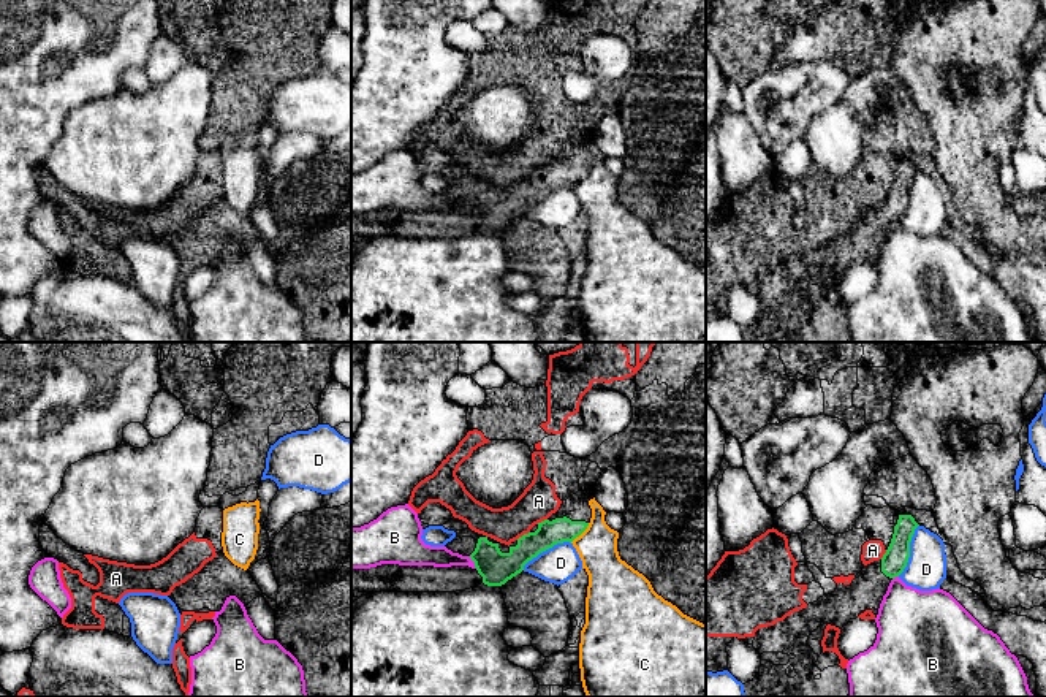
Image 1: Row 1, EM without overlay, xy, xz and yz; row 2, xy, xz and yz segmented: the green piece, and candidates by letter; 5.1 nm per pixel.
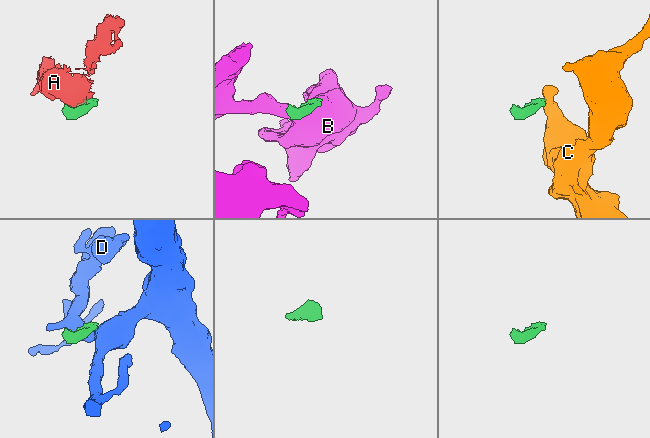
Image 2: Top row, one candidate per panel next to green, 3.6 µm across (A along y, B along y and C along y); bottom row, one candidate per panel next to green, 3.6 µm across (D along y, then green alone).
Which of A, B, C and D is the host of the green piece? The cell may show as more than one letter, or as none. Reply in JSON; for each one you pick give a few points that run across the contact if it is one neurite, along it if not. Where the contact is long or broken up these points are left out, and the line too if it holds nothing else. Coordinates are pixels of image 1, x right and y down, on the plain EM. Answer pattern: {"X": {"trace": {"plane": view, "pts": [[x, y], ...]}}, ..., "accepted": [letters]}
{"accepted": []}

